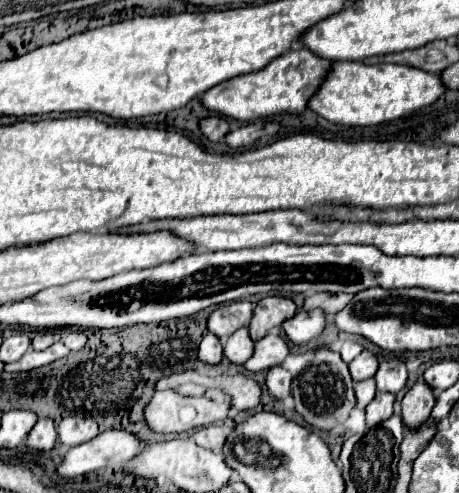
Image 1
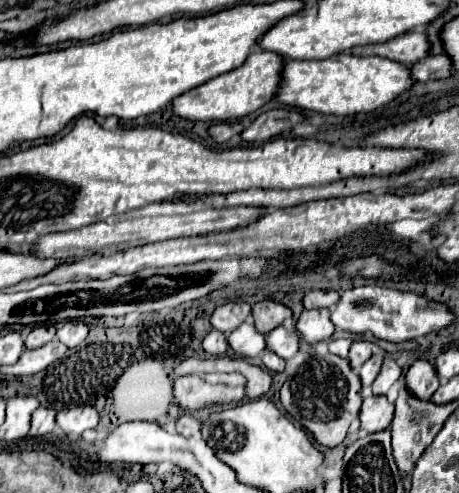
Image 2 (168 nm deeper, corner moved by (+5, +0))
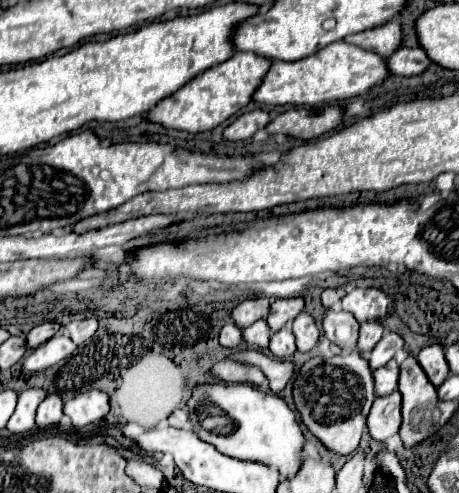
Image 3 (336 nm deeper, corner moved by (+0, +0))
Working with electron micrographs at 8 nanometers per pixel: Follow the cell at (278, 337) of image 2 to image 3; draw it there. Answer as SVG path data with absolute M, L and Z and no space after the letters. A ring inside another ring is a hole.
M302 312L294 324L292 324L292 330L294 330L294 336L296 336L296 346L300 352L310 352L318 338L320 338L320 328L316 324L316 320L308 314L308 312Z

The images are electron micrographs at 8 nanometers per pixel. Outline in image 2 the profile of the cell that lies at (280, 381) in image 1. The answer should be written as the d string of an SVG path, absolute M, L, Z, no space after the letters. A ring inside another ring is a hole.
M265 352L263 354L263 364L267 366L269 372L283 372L283 368L285 368L285 360L275 356L273 352Z

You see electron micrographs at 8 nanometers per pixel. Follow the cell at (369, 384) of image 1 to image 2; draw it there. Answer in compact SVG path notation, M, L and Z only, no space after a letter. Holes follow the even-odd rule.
M379 350L377 354L373 354L373 356L361 366L359 378L361 378L361 386L363 386L363 388L369 388L369 386L373 384L373 380L375 380L377 374L379 374L379 368L381 368L381 364L383 364L383 358L385 358L385 354Z

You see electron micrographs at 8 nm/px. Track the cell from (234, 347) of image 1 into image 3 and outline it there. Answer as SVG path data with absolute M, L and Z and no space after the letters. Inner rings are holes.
M264 320L254 322L252 326L244 328L244 340L254 346L254 348L268 348L268 340L270 340L270 326Z

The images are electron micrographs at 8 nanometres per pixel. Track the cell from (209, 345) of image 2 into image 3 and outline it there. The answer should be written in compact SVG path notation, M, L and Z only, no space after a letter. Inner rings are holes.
M228 322L220 332L220 344L224 344L224 348L236 348L240 342L242 342L242 330L234 322Z

